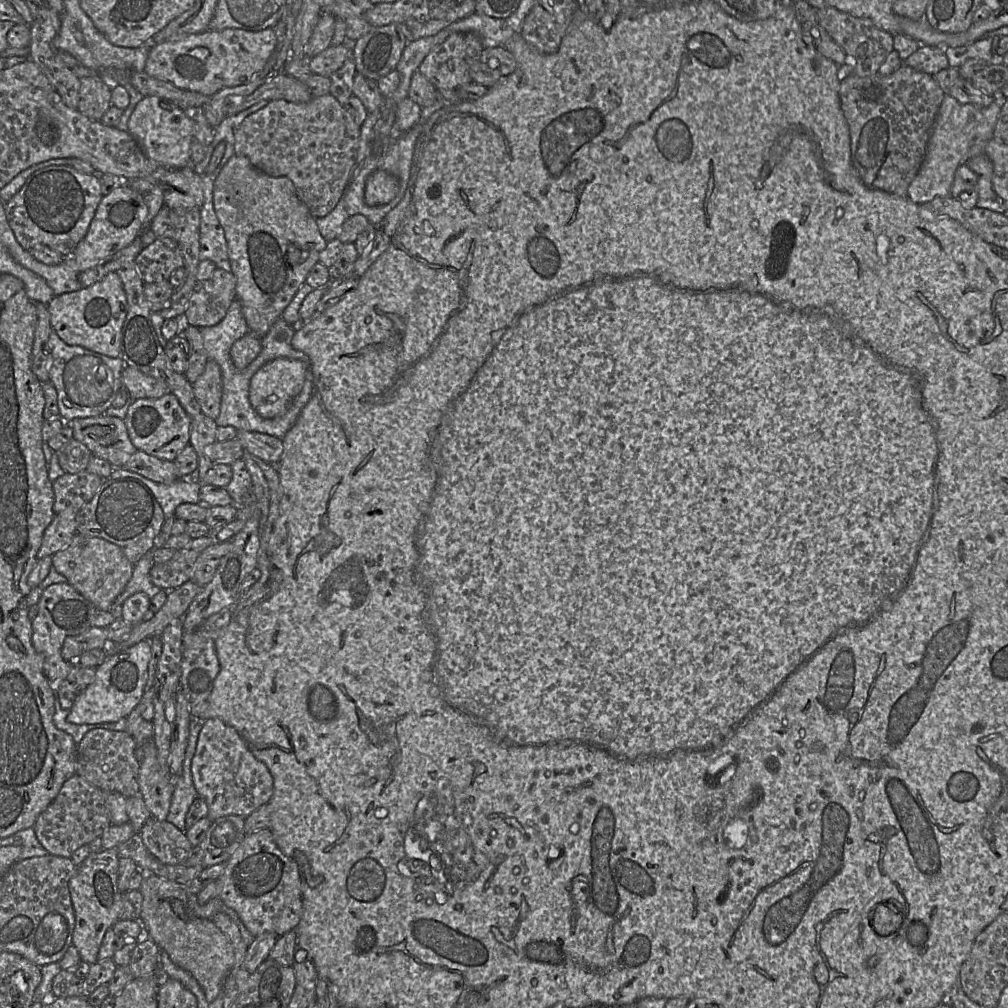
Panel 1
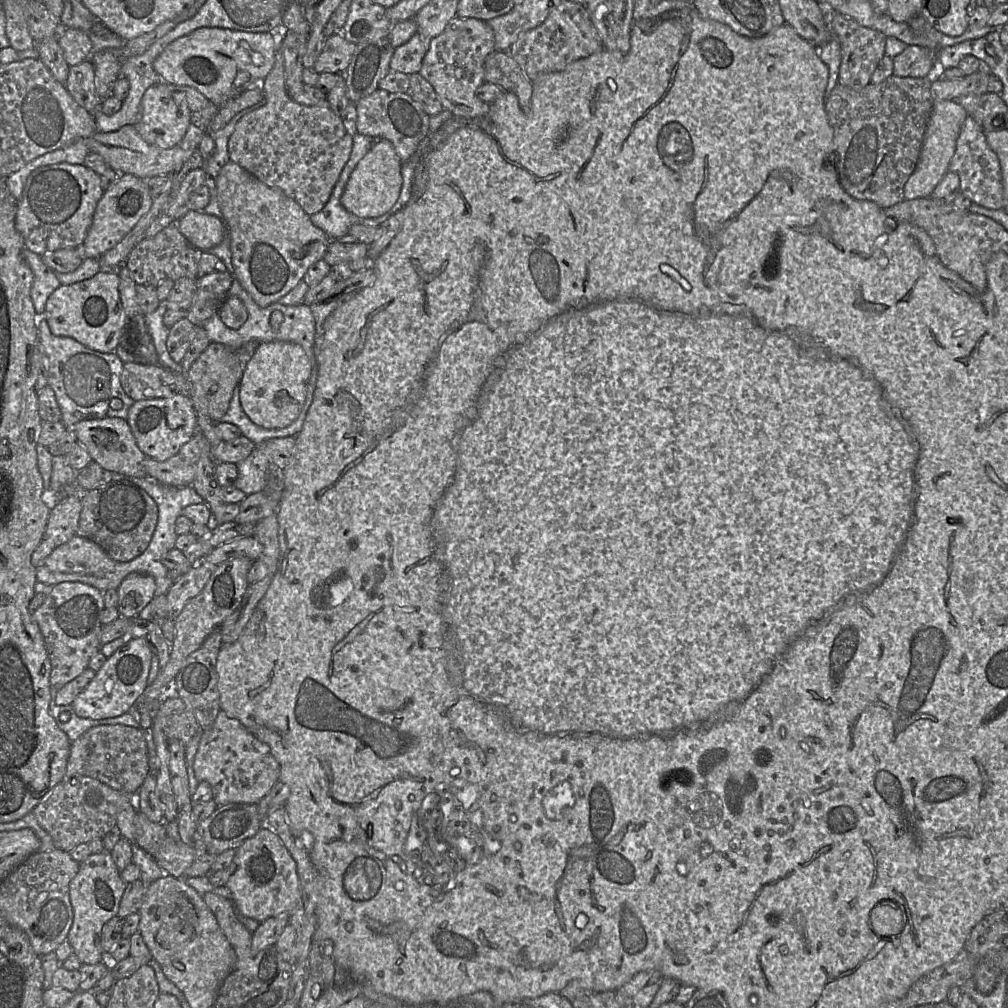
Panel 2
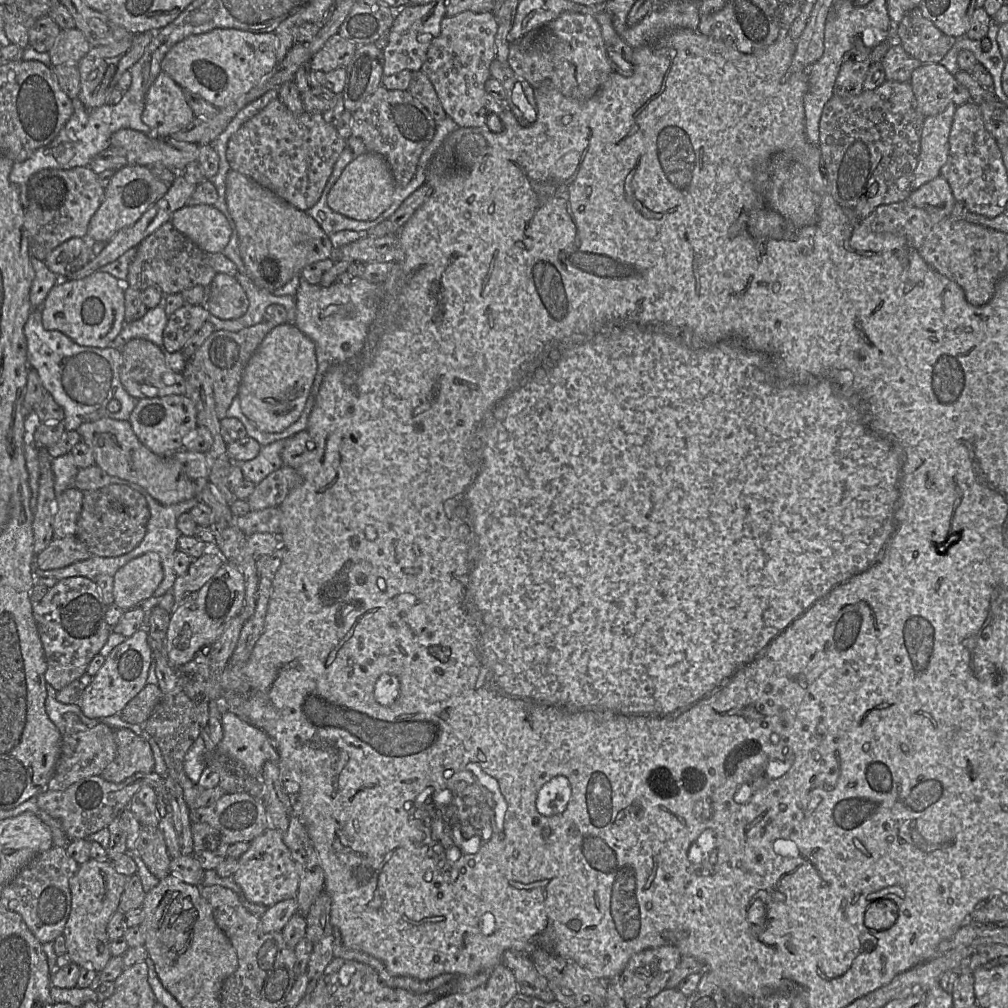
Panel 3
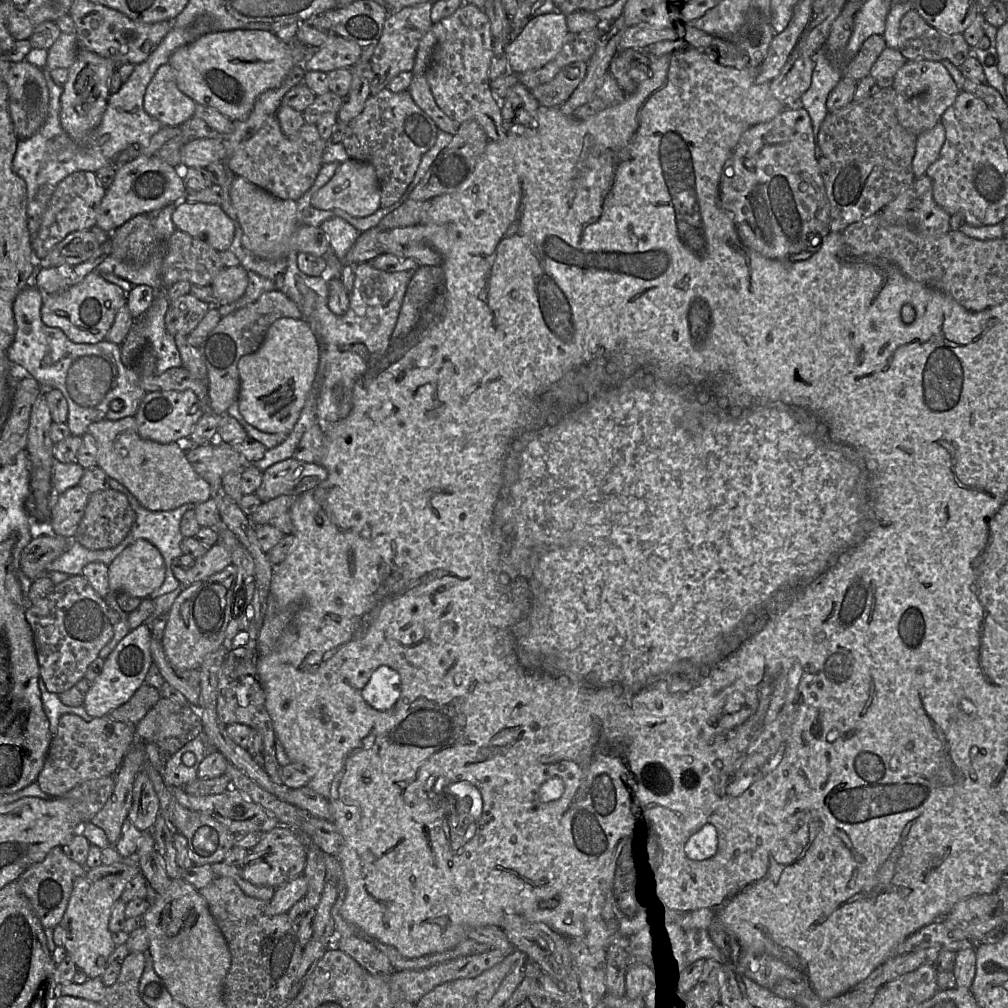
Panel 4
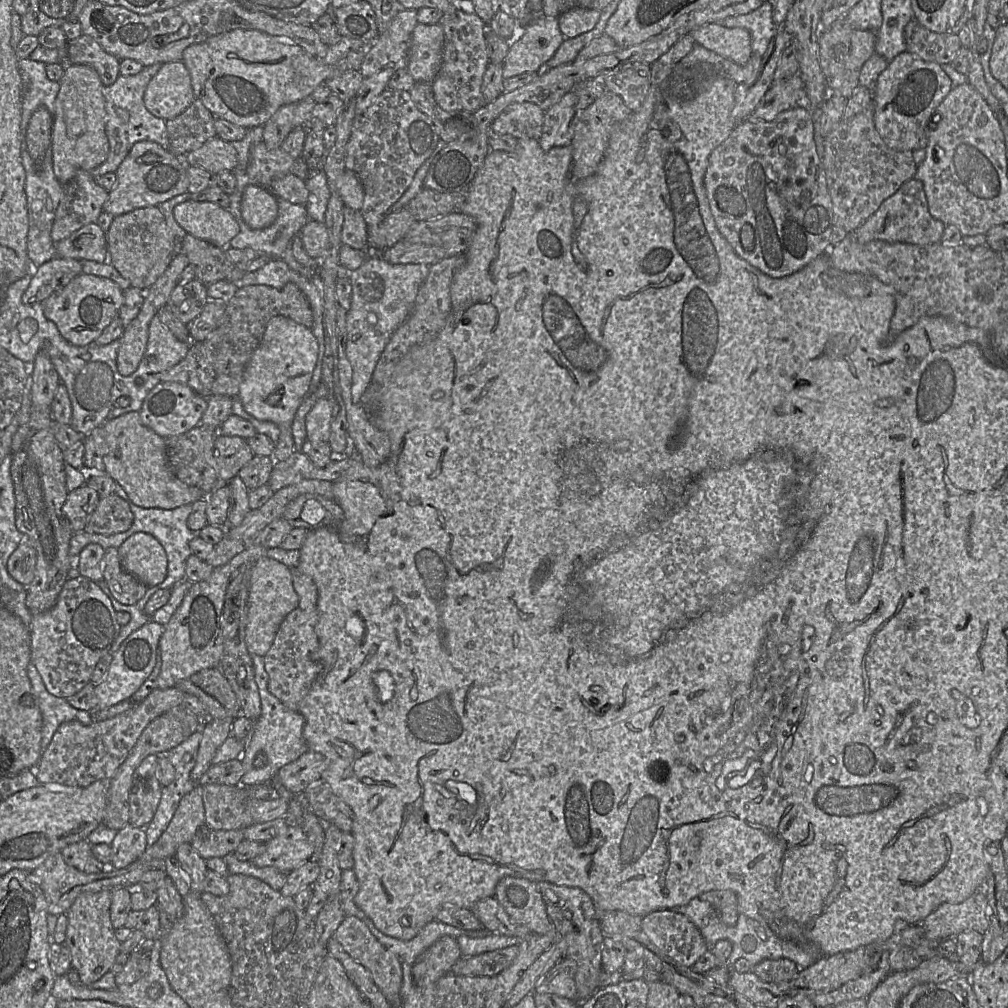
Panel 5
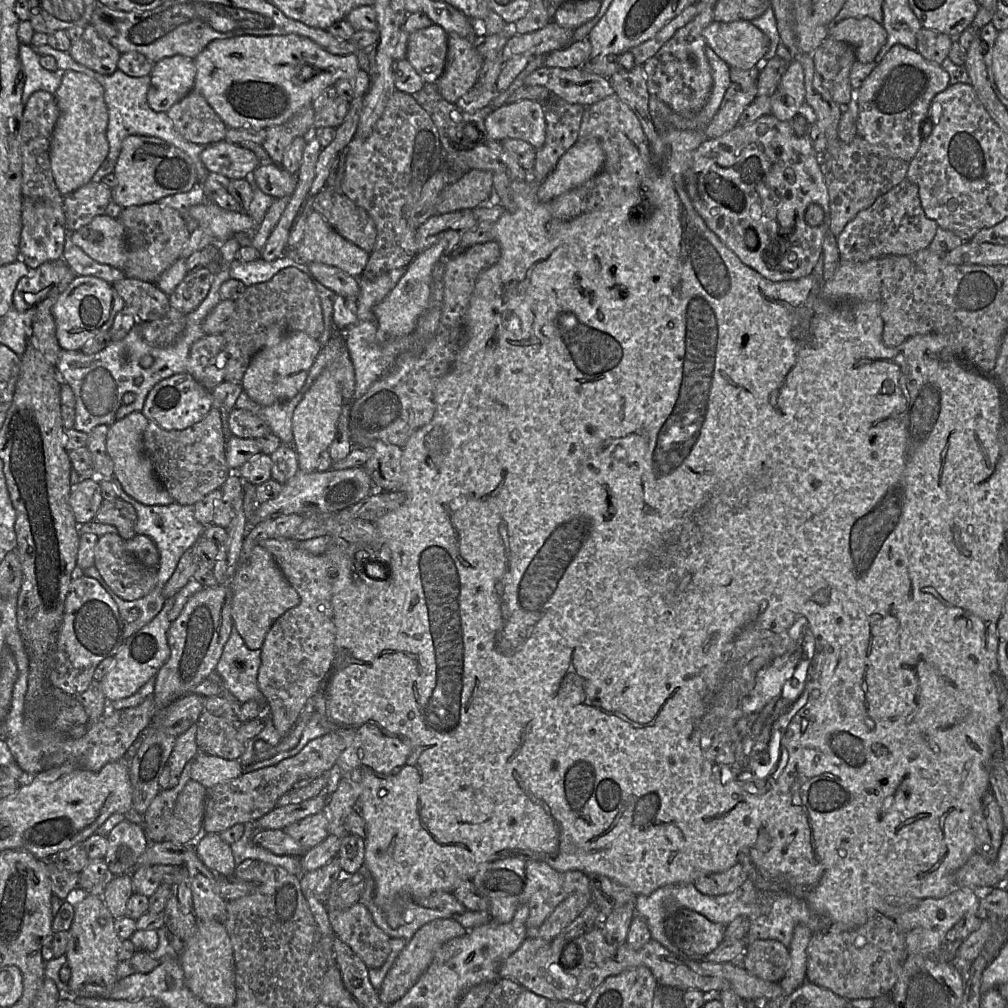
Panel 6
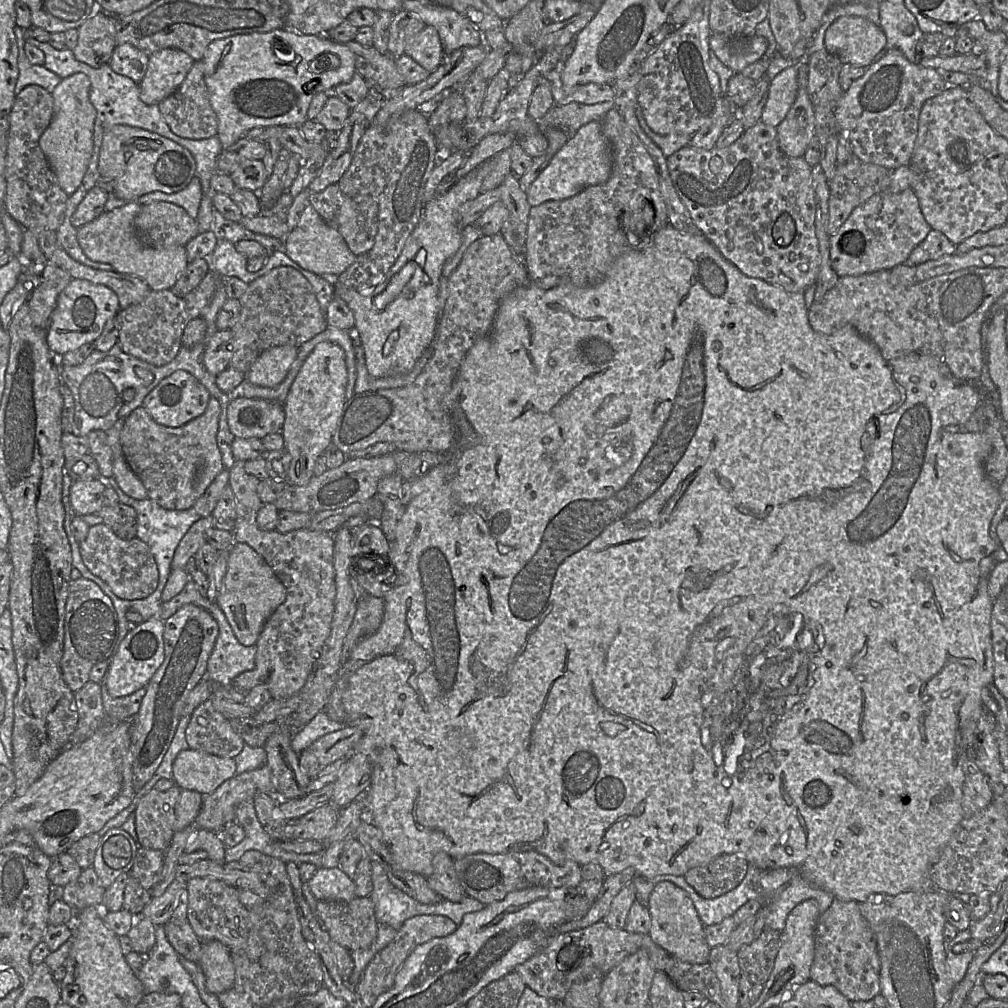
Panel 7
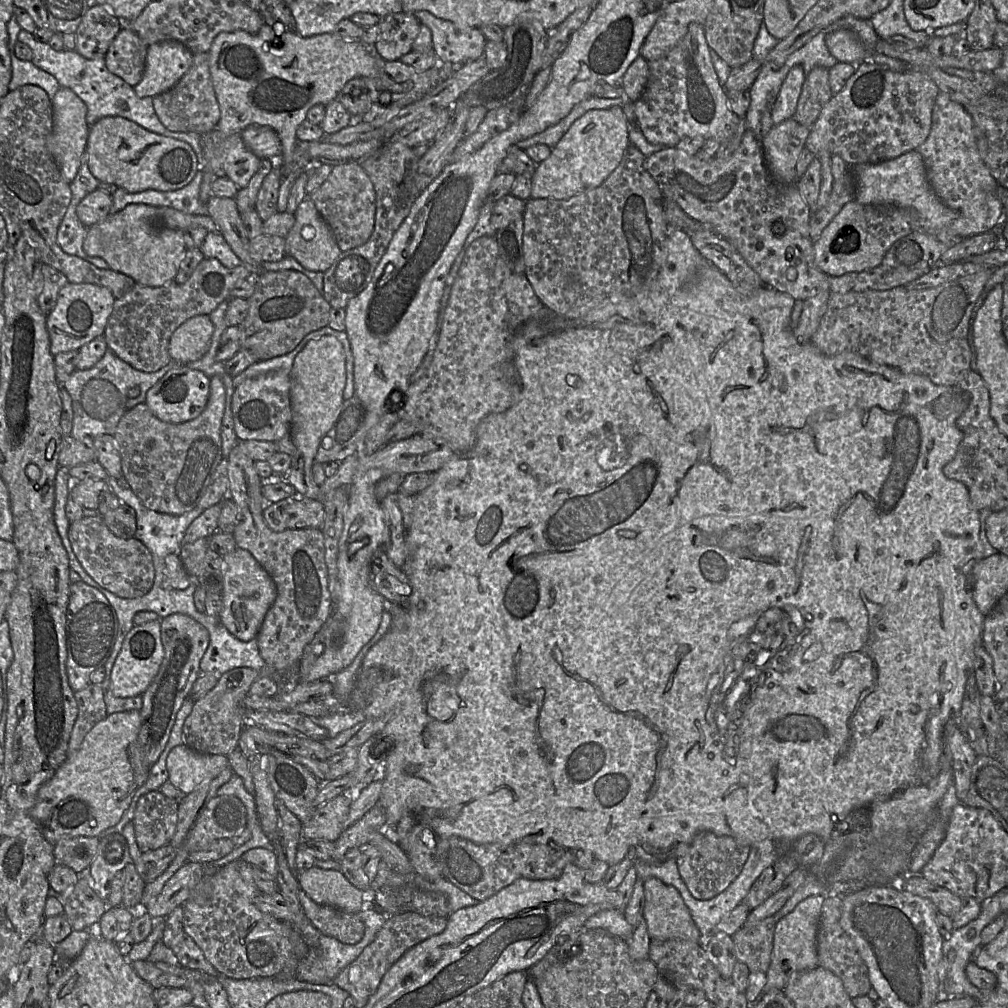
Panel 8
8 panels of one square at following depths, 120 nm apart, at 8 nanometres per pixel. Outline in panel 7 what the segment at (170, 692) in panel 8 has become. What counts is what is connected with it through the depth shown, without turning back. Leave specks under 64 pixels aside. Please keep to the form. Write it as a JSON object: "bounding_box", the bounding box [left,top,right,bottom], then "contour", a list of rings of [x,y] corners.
{"bounding_box":[128,604,218,792],"contour":[[[195,604],[182,606],[164,621],[164,661],[146,686],[138,714],[128,721],[131,722],[131,763],[136,792],[152,778],[161,764],[176,733],[187,696],[206,678],[207,662],[218,633],[216,620]]]}

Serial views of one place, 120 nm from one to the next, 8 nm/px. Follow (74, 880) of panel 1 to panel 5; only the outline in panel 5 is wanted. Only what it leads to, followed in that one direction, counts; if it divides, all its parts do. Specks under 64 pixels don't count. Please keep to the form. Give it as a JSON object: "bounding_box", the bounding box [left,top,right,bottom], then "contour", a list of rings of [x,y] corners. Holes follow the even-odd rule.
{"bounding_box":[64,785,205,986],"contour":[[[197,785],[181,798],[165,831],[153,845],[146,848],[139,859],[150,861],[175,855],[181,844],[192,841],[203,824],[205,824],[205,808],[202,786]],[[112,890],[83,892],[72,903],[67,912],[67,929],[64,944],[71,954],[71,967],[79,974],[83,985],[89,986],[111,970],[121,942],[115,937],[110,919]]]}

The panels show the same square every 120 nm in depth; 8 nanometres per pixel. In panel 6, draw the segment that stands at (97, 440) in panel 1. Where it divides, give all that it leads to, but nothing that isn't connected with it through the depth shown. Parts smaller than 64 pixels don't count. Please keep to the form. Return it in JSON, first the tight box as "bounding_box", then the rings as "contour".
{"bounding_box":[106,411,174,505],"contour":[[[134,411],[108,426],[106,449],[113,461],[114,478],[120,482],[125,493],[144,505],[172,504],[174,499],[157,479],[153,465],[144,452],[143,434],[148,422],[141,411]]]}

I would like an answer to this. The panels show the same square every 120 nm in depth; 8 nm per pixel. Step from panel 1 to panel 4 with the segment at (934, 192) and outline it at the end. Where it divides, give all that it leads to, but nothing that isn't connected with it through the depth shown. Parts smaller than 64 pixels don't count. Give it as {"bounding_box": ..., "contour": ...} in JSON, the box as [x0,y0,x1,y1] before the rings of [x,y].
{"bounding_box":[912,122,945,178],"contour":[[[941,122],[918,135],[912,161],[915,178],[925,175],[927,168],[939,158],[944,142],[945,128]]]}

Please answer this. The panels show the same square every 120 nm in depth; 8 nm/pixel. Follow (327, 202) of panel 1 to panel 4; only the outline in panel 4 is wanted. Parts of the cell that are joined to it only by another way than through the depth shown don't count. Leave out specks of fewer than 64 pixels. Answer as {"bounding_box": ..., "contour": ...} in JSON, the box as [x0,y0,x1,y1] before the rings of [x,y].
{"bounding_box":[226,114,328,201],"contour":[[[275,114],[268,117],[255,134],[238,144],[226,165],[236,175],[273,196],[297,201],[315,182],[323,166],[322,156],[328,143],[320,137],[316,124],[304,123],[295,137],[285,136]]]}

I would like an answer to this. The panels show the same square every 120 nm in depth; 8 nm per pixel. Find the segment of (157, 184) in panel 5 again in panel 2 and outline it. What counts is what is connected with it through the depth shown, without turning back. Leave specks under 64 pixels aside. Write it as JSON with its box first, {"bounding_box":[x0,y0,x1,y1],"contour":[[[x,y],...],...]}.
{"bounding_box":[81,174,152,259],"contour":[[[119,174],[116,182],[104,191],[96,206],[92,224],[81,248],[83,257],[99,259],[116,246],[149,211],[152,202],[146,180],[132,174]]]}

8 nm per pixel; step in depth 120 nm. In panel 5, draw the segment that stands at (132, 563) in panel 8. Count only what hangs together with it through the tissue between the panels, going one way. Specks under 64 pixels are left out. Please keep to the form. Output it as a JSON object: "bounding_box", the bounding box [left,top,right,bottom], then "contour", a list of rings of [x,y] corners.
{"bounding_box":[102,548,147,605],"contour":[[[118,548],[105,549],[102,560],[103,579],[114,598],[124,605],[137,603],[145,594],[147,586],[126,572],[119,559]]]}

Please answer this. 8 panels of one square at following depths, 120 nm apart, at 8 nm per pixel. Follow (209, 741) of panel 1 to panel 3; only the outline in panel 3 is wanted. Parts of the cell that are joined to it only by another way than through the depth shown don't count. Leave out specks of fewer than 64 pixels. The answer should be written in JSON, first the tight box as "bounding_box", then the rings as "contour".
{"bounding_box":[205,710,278,793],"contour":[[[223,710],[221,714],[223,738],[213,751],[205,749],[206,766],[219,774],[219,784],[225,793],[244,791],[245,777],[260,778],[263,765],[268,761],[278,762],[278,752],[267,734],[251,723],[245,722],[234,713]]]}

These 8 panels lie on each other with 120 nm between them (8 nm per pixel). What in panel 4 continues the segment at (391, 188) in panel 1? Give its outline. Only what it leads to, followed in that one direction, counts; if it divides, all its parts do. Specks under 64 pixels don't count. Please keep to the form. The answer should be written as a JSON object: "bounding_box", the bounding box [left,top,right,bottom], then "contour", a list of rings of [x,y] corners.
{"bounding_box":[311,159,380,217],"contour":[[[347,159],[340,163],[329,182],[311,198],[311,206],[319,210],[340,209],[355,217],[366,217],[380,208],[380,186],[376,170],[370,163]]]}

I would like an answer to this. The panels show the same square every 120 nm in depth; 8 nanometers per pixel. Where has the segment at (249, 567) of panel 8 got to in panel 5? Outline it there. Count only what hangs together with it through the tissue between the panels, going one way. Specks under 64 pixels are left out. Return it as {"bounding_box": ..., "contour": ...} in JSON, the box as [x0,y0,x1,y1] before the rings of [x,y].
{"bounding_box":[245,556,298,657],"contour":[[[260,556],[250,571],[245,642],[250,654],[264,657],[271,648],[276,633],[285,617],[298,606],[290,568],[281,562]]]}

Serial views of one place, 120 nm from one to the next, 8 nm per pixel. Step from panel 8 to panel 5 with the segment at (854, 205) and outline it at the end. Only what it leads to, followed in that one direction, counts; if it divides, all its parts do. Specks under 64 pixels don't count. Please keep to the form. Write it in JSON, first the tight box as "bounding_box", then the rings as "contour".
{"bounding_box":[853,177,945,245],"contour":[[[913,177],[906,181],[879,208],[853,232],[859,243],[882,240],[889,243],[909,243],[927,245],[940,242],[945,225],[931,216],[923,183]]]}

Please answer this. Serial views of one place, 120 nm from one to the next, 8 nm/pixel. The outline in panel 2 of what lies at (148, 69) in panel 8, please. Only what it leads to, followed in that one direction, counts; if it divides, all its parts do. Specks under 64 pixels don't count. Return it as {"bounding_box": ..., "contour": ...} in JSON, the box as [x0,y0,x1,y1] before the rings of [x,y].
{"bounding_box":[134,81,192,148],"contour":[[[164,81],[157,82],[145,91],[141,102],[141,118],[134,125],[146,142],[160,148],[171,148],[180,144],[190,125],[192,115],[185,97],[179,92],[168,89],[168,85]]]}

